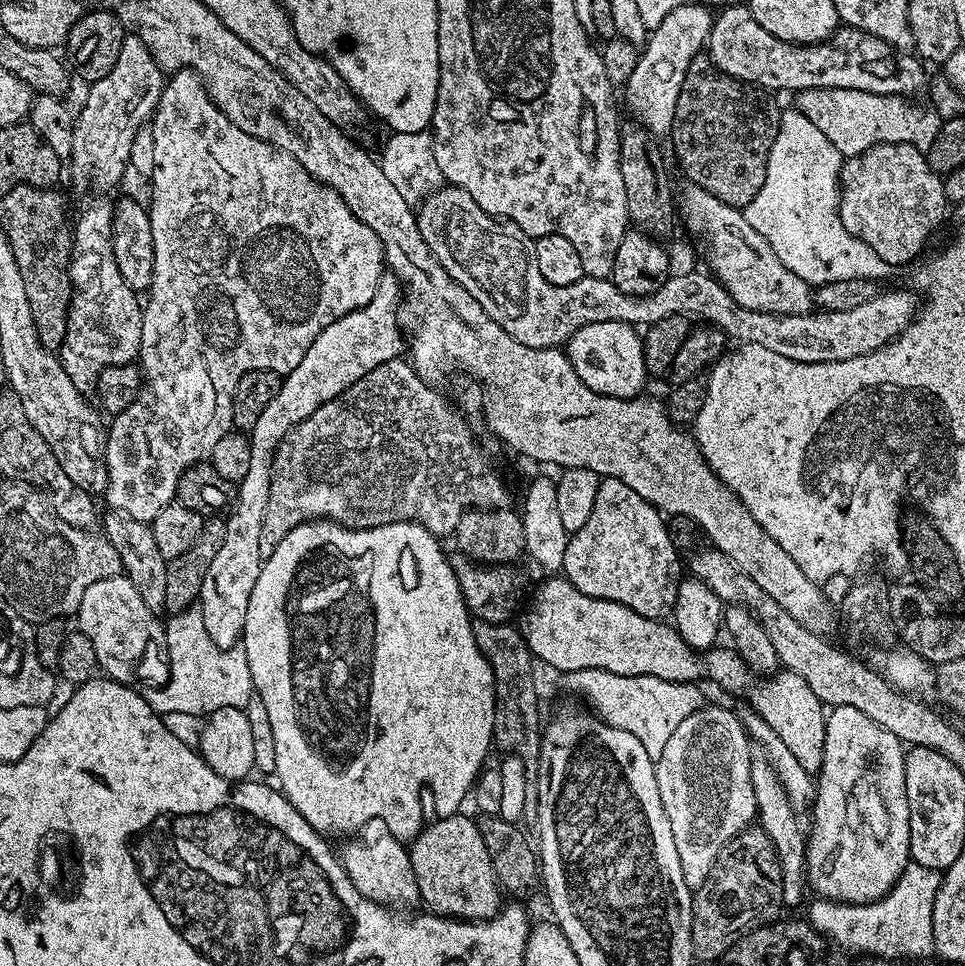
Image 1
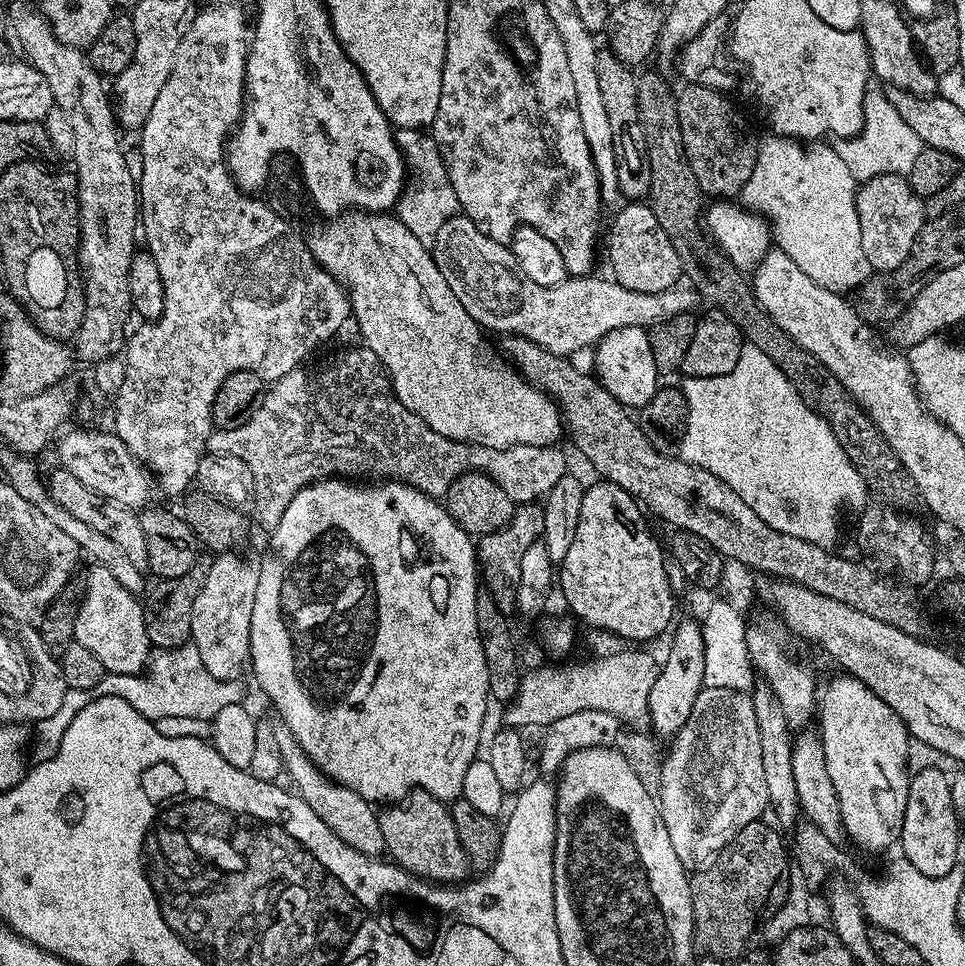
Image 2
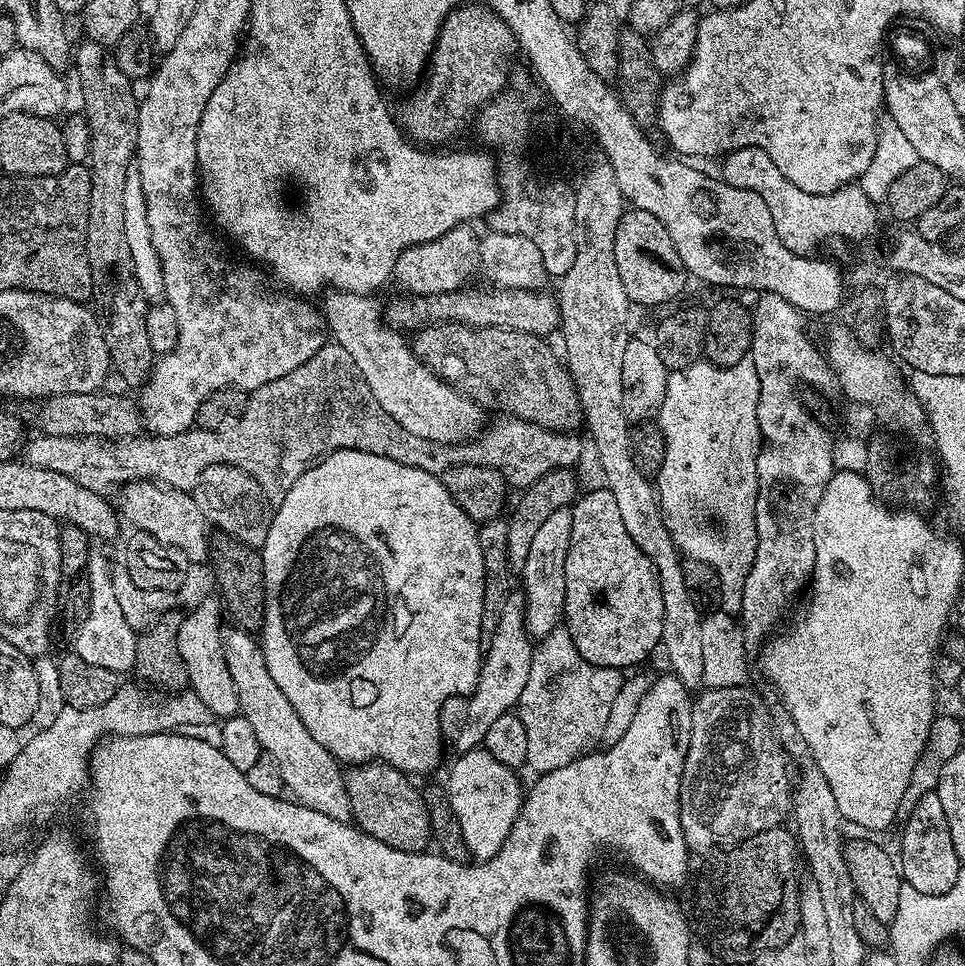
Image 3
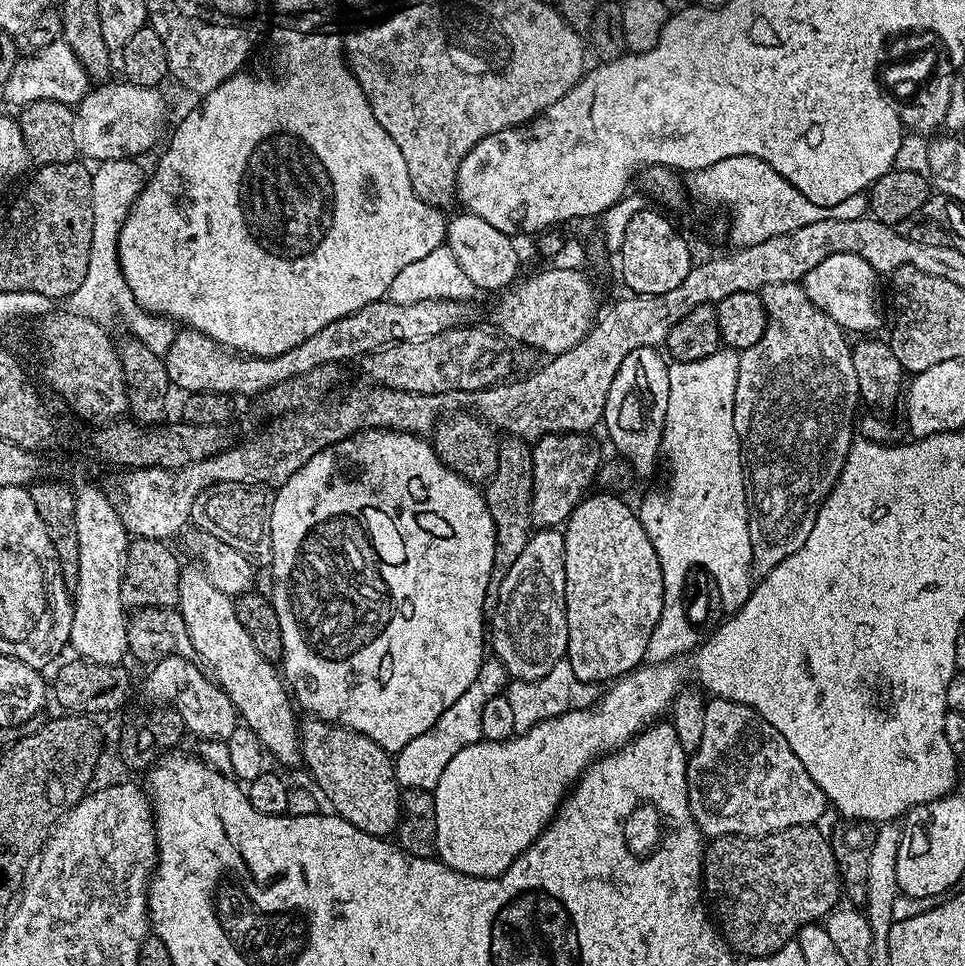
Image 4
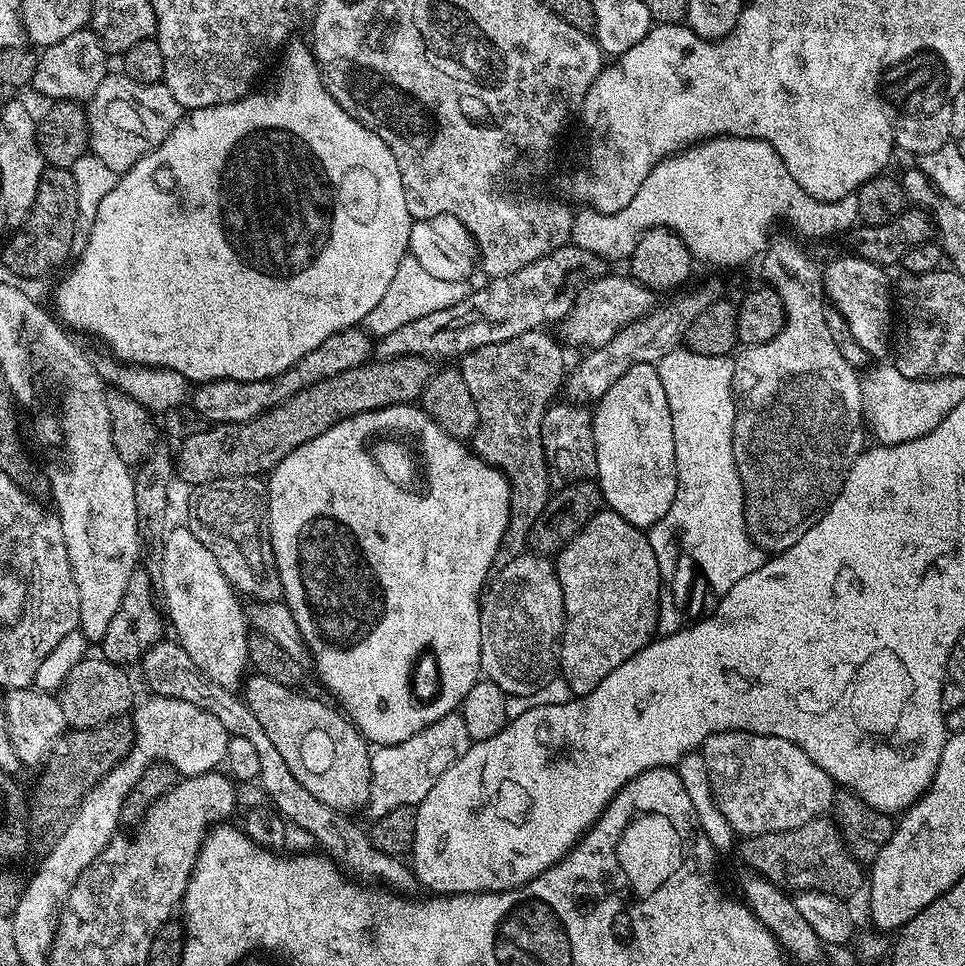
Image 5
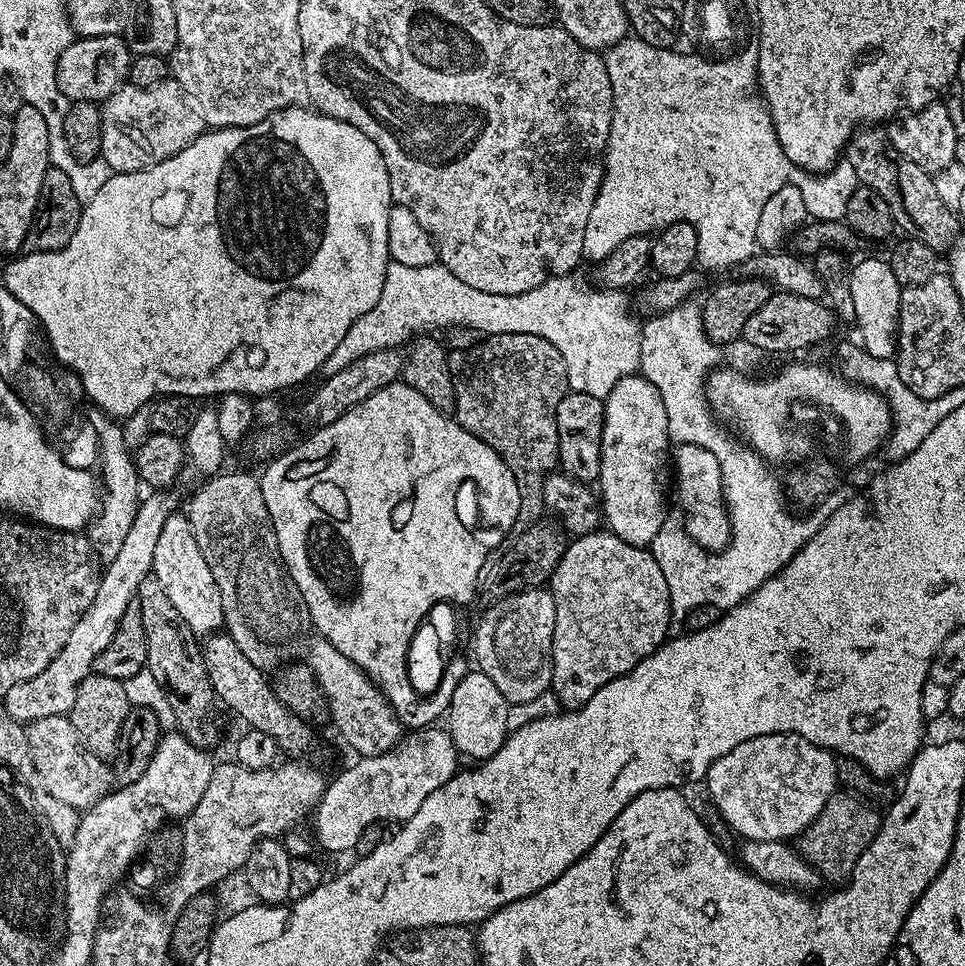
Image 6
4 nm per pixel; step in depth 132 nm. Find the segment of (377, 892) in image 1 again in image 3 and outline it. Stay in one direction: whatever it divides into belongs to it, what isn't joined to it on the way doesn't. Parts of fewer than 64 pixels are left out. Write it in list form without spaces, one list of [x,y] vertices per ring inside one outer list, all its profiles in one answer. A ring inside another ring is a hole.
[[[243,630],[229,631],[224,637],[224,657],[230,678],[234,678],[234,690],[240,703],[239,715],[244,716],[254,734],[258,734],[263,755],[269,756],[274,766],[278,766],[291,799],[310,810],[318,810],[318,814],[326,814],[326,818],[349,823],[352,820],[350,794],[346,794],[342,765],[332,757],[330,750],[326,750],[326,746],[321,746],[310,735],[306,726],[302,726],[302,718],[298,718],[294,706],[290,706],[290,698],[286,698],[274,678],[270,678],[257,637]]]

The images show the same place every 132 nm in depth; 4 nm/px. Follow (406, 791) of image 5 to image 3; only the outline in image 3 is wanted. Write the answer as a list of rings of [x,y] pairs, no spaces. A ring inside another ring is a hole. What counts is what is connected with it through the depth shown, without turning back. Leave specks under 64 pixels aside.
[[[514,590],[506,602],[506,607],[502,610],[502,618],[498,618],[498,630],[494,630],[490,642],[483,649],[478,682],[465,703],[468,705],[464,708],[464,725],[456,732],[455,751],[457,753],[469,752],[471,748],[481,747],[492,723],[496,719],[502,718],[502,714],[511,712],[517,707],[519,699],[522,697],[522,690],[525,689],[529,679],[533,649],[533,637],[529,636],[528,628],[524,624],[524,598],[519,591]]]

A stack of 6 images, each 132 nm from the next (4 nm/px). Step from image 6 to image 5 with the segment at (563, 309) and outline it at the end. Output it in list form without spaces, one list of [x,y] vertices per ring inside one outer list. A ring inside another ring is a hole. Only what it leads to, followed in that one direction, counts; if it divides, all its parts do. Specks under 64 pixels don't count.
[[[409,254],[404,257],[398,270],[394,270],[394,278],[390,278],[390,286],[386,286],[386,294],[382,294],[378,306],[370,310],[363,327],[373,337],[385,336],[400,329],[401,326],[406,326],[406,322],[414,322],[414,318],[423,318],[426,314],[434,314],[434,310],[446,310],[446,306],[454,306],[462,302],[462,298],[468,295],[469,291],[469,285],[463,280],[446,282],[446,278],[434,278],[434,274],[430,274],[422,266],[422,262],[418,262]]]

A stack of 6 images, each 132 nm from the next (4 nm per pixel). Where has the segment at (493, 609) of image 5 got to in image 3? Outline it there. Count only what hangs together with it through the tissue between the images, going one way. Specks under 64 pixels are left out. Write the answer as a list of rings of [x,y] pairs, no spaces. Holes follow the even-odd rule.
[[[571,507],[559,508],[542,522],[537,530],[530,554],[522,569],[524,575],[524,624],[529,636],[541,638],[555,630],[561,623],[566,602],[566,554],[570,550],[570,530],[574,526]]]

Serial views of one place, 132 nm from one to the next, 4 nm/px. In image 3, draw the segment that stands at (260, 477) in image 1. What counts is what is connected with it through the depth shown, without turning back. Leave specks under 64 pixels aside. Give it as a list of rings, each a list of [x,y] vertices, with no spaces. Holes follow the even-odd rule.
[[[219,599],[202,601],[192,613],[184,616],[176,645],[188,671],[191,691],[206,704],[213,717],[227,718],[239,713],[240,703],[234,690],[234,678],[230,678],[230,670],[224,657],[225,633],[220,632],[220,612],[222,616],[222,604]]]

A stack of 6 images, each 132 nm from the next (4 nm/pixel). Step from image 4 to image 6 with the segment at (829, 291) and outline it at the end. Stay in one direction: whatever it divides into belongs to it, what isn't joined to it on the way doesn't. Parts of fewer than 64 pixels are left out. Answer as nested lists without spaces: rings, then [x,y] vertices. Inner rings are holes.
[[[887,259],[860,260],[850,268],[850,298],[854,298],[854,328],[860,331],[859,343],[874,358],[891,360],[896,354],[896,329],[900,323],[901,284]]]

